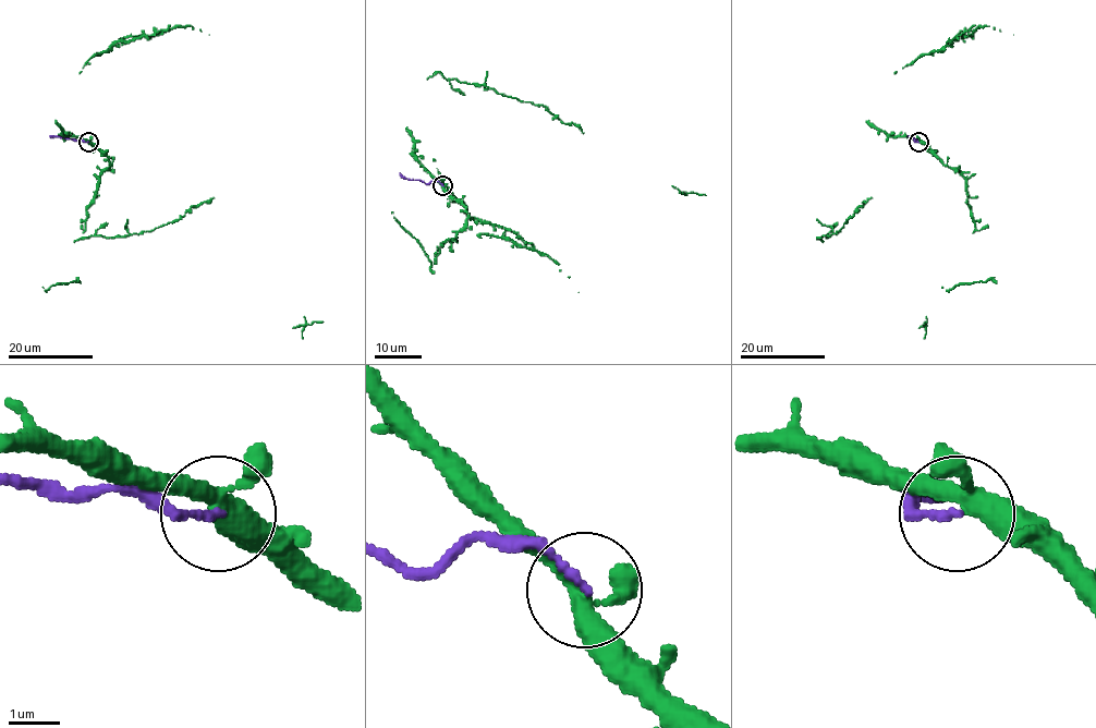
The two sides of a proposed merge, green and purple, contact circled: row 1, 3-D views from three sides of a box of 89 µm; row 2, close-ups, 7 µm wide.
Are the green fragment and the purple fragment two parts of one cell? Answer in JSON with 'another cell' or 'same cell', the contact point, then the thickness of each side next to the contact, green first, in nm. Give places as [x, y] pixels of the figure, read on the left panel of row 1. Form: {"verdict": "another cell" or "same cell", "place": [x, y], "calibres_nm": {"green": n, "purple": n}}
{"verdict": "another cell", "place": [88, 142], "calibres_nm": {"green": 320, "purple": 140}}

